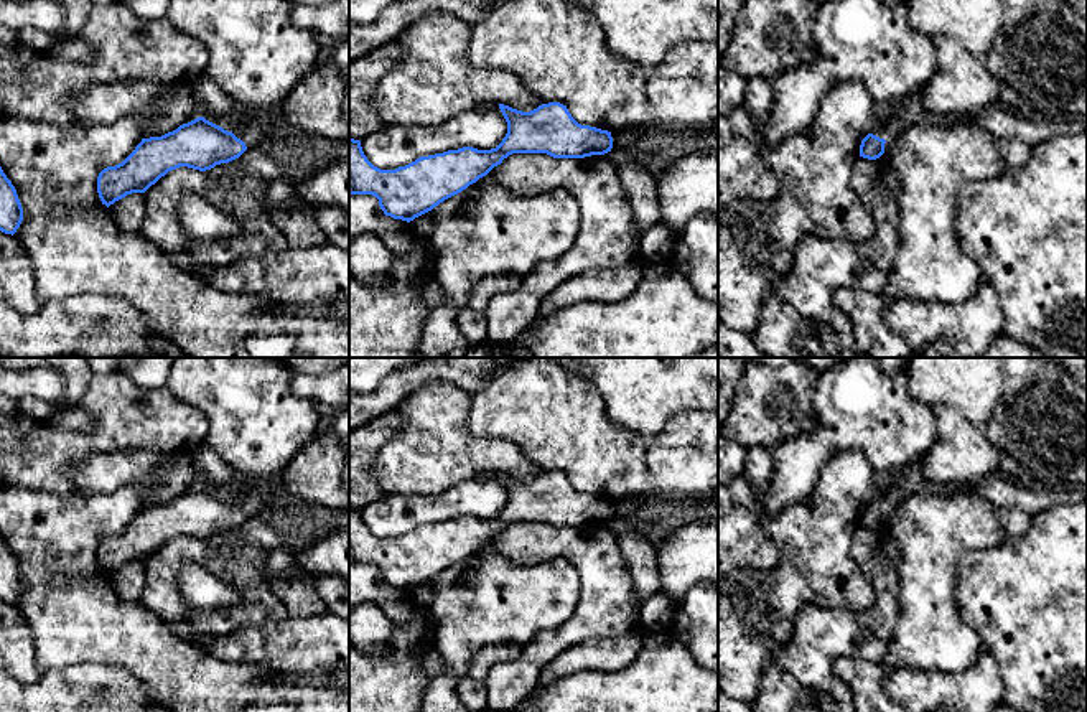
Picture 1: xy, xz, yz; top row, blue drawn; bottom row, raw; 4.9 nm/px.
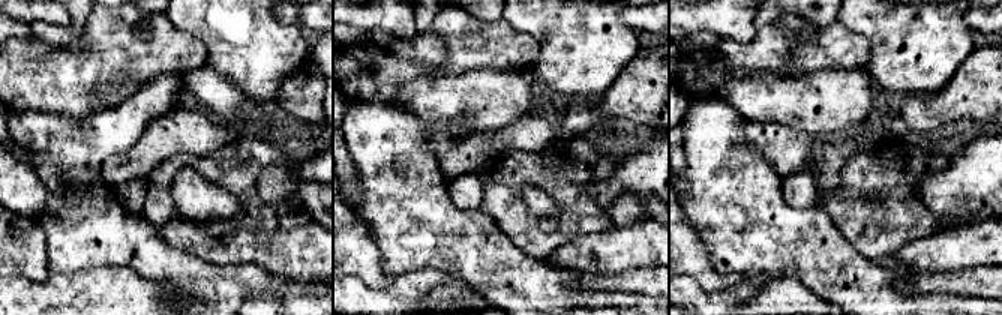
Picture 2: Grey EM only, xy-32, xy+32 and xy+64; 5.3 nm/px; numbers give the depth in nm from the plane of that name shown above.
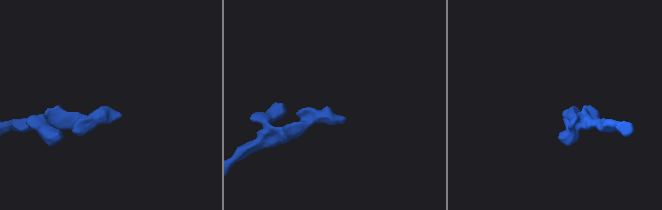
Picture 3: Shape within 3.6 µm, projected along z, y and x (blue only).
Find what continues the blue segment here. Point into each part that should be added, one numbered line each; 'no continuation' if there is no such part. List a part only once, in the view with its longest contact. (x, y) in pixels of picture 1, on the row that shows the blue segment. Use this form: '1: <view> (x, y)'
1: xy (251, 132)

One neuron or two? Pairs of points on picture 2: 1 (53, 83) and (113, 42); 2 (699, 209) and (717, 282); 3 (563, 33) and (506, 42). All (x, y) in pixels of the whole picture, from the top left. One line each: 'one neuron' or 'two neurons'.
1: one neuron
2: two neurons
3: two neurons

